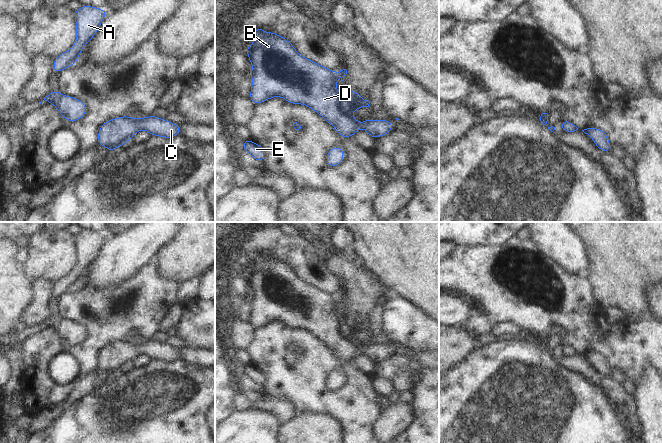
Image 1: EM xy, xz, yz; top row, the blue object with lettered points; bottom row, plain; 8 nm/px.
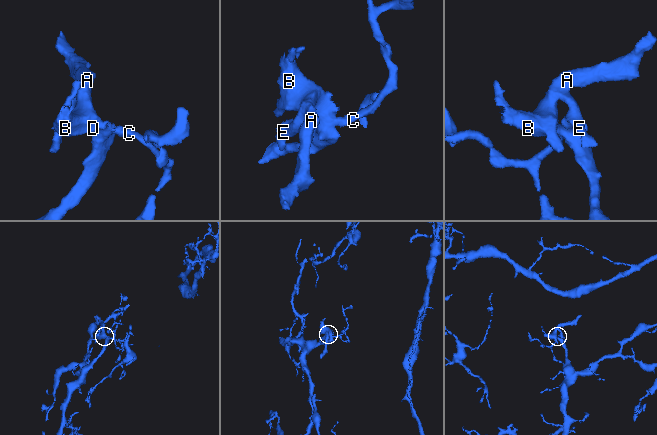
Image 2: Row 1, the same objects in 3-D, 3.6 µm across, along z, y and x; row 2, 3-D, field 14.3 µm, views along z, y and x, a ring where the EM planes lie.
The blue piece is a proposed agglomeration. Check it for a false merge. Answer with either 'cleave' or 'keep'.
keep

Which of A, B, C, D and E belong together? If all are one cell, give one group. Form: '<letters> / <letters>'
A B C D E

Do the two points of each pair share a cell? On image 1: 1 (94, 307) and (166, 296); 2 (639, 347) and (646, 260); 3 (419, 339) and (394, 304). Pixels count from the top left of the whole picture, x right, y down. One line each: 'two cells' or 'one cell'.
1: one cell
2: two cells
3: one cell

